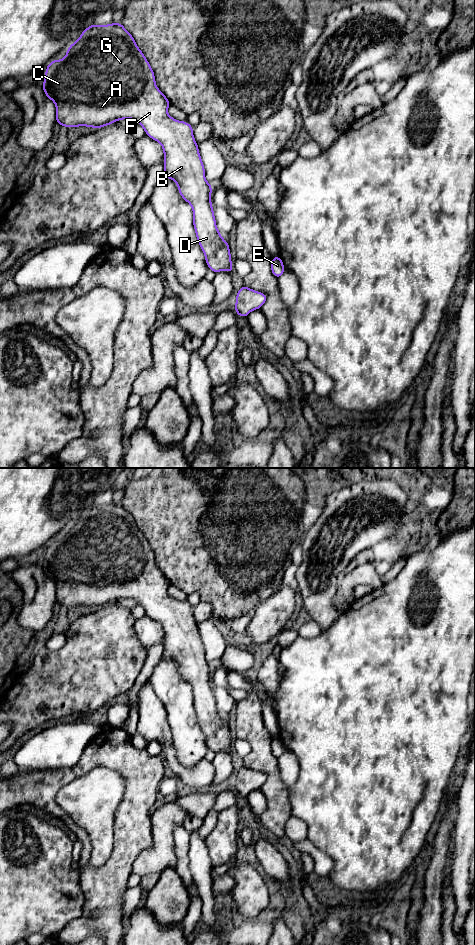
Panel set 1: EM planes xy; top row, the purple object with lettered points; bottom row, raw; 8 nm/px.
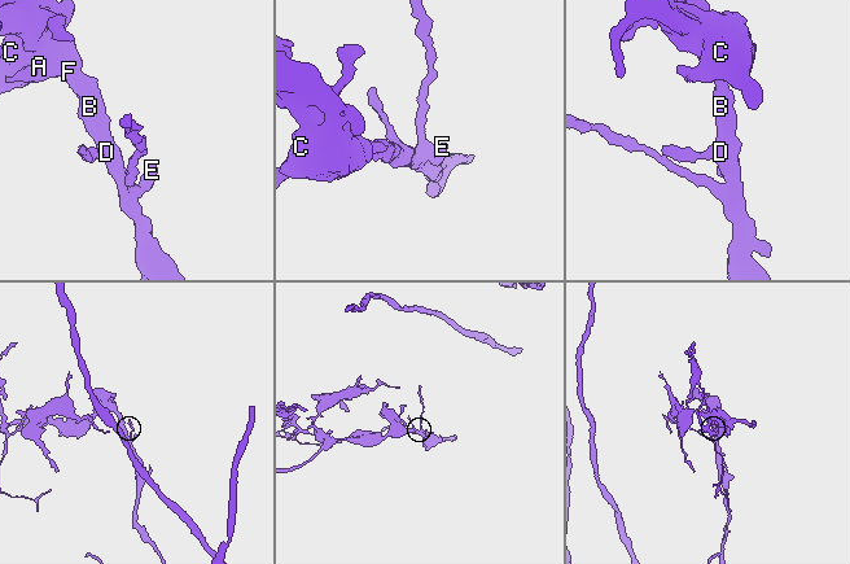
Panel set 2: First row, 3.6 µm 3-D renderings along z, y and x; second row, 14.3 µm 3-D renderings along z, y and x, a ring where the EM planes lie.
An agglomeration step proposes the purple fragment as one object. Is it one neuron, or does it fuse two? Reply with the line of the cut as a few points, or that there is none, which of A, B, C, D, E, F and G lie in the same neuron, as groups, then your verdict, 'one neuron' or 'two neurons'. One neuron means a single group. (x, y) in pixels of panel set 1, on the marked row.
no cut | A B C D E F G | one neuron

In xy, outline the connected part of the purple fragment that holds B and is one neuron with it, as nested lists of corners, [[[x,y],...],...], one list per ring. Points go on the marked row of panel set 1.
[[[121,23],[108,25],[91,25],[81,36],[69,46],[66,56],[61,60],[51,61],[45,71],[42,85],[47,98],[56,105],[56,122],[61,126],[87,126],[101,128],[114,124],[117,120],[133,119],[145,130],[153,140],[158,141],[164,152],[163,176],[177,183],[179,194],[187,201],[193,210],[193,225],[198,243],[205,255],[207,266],[216,274],[222,270],[233,273],[229,243],[225,241],[216,226],[216,220],[211,204],[212,185],[205,179],[205,168],[199,154],[198,144],[193,137],[193,127],[184,121],[178,121],[168,115],[170,102],[155,83],[155,75],[149,62],[136,45],[132,35]]]

